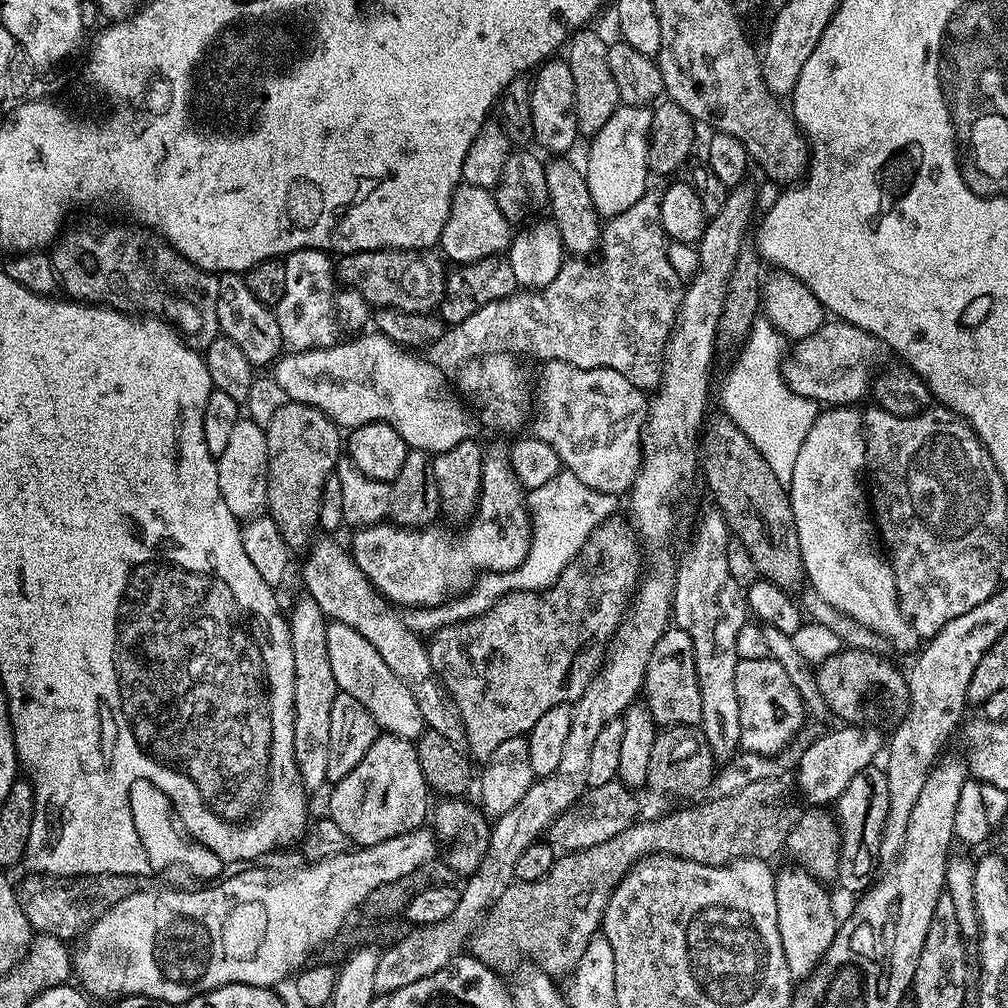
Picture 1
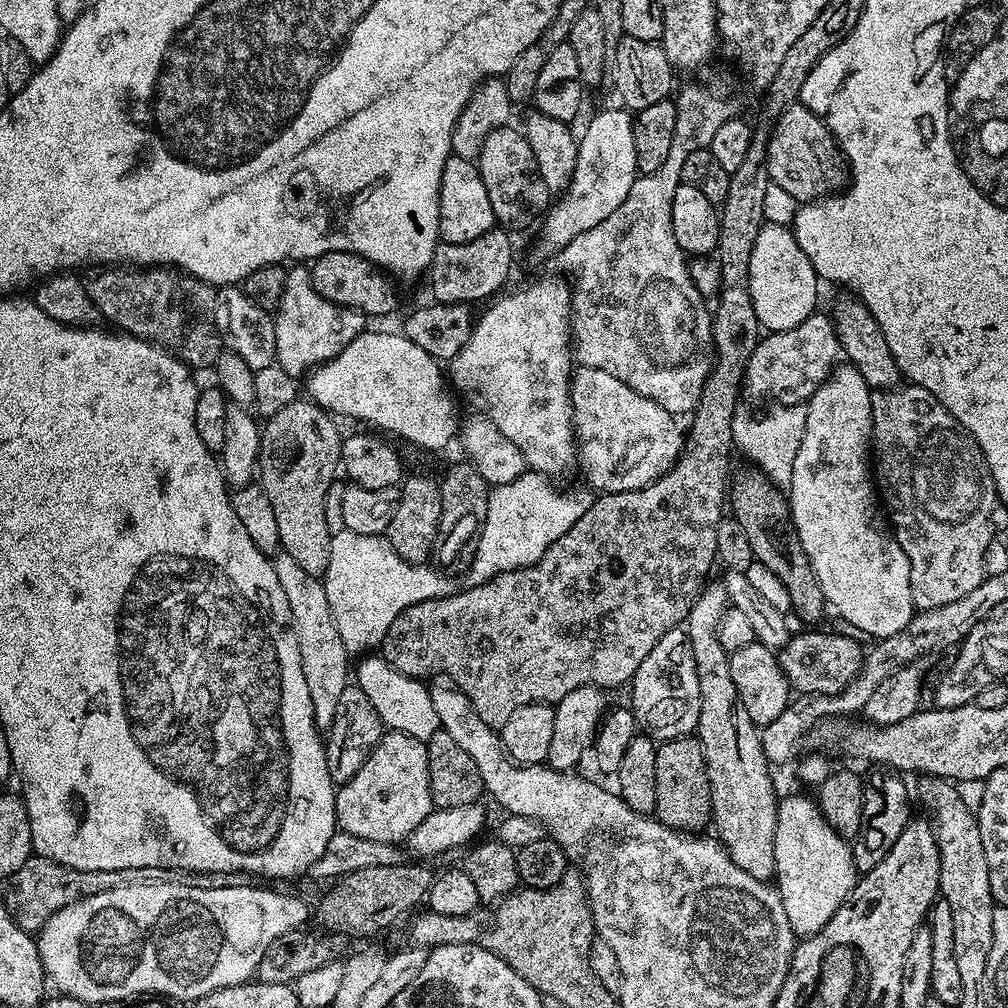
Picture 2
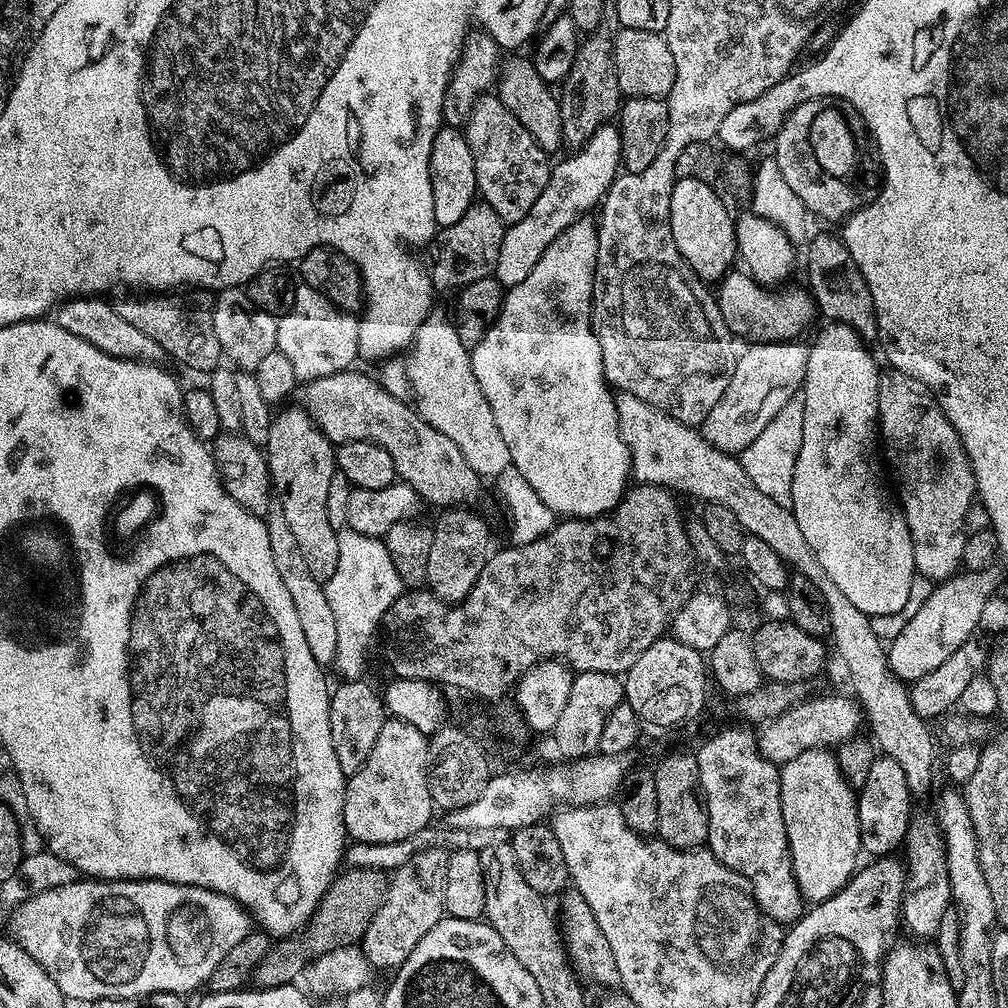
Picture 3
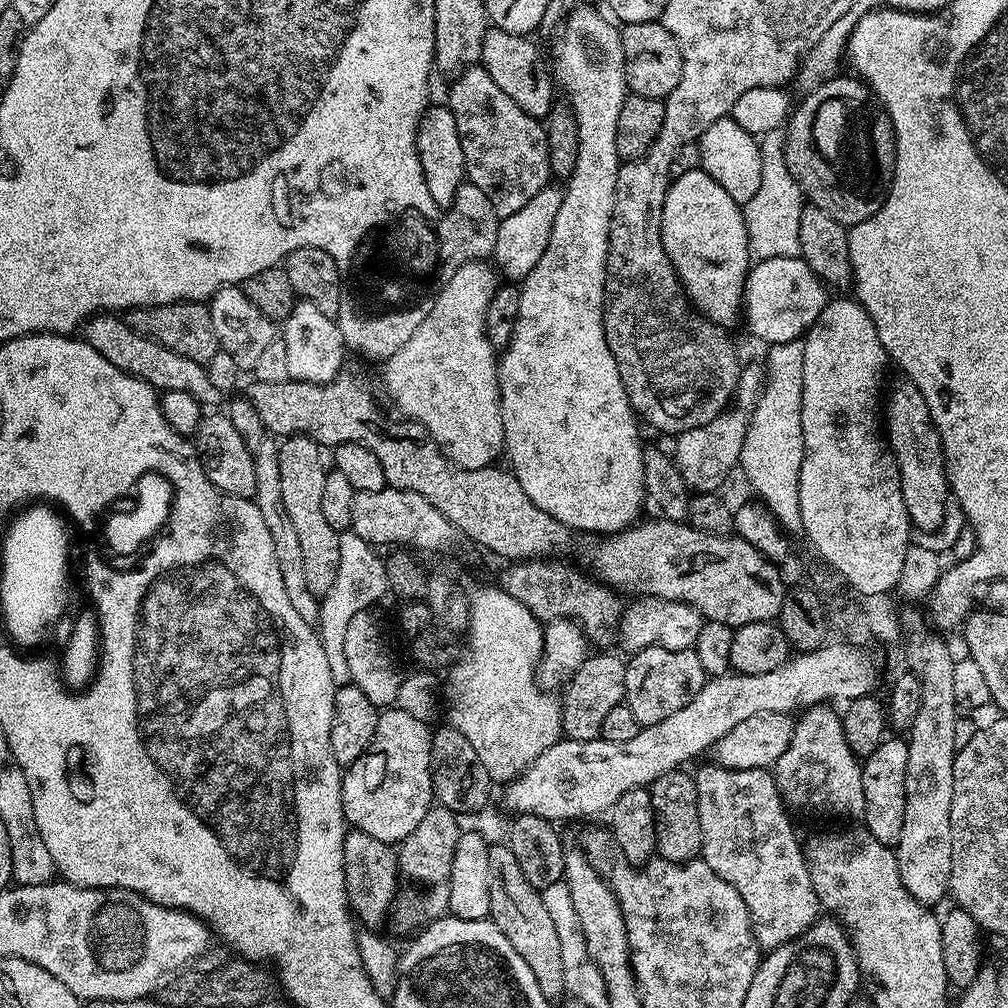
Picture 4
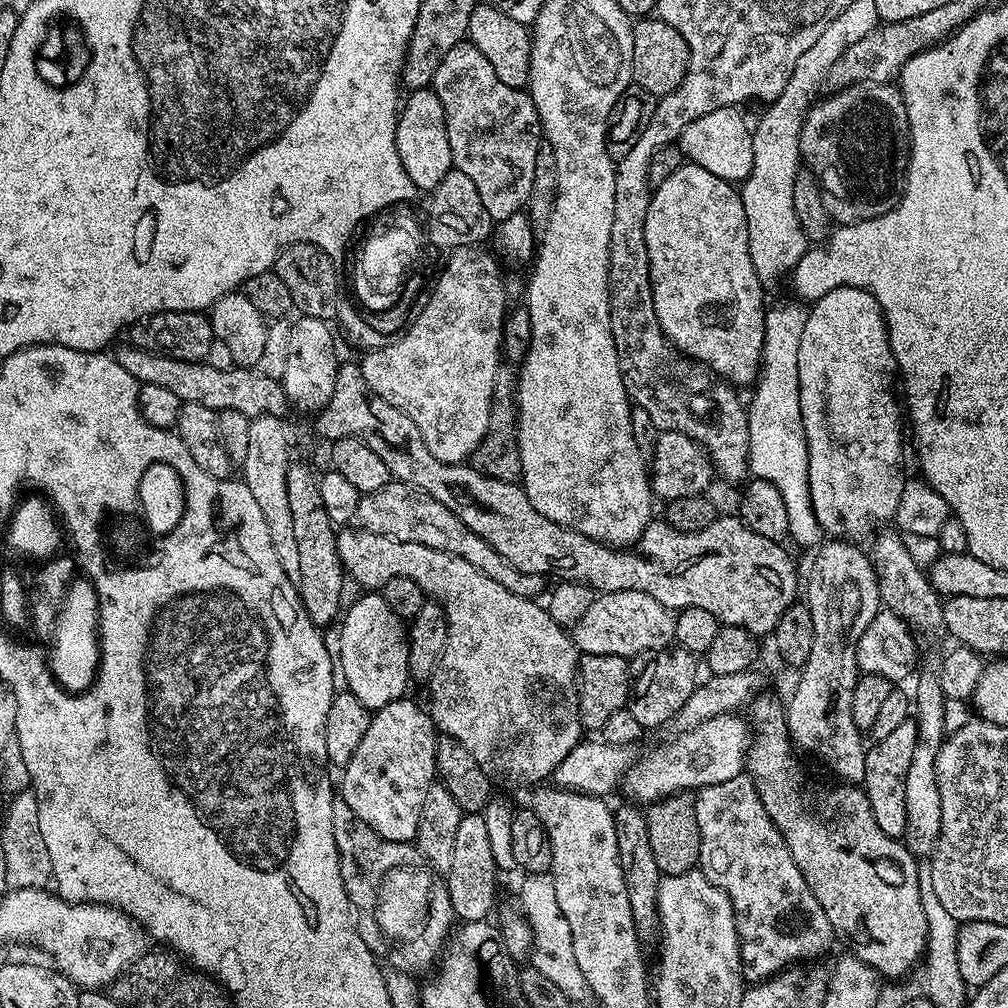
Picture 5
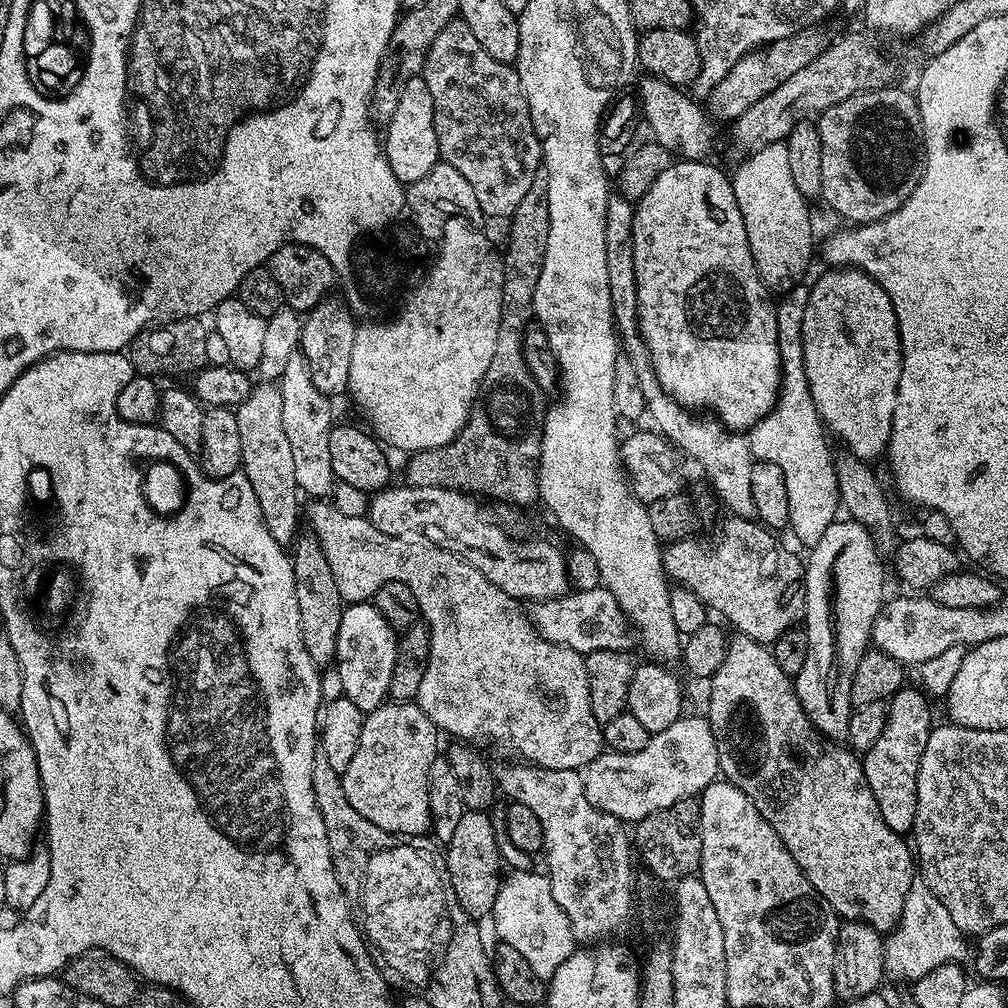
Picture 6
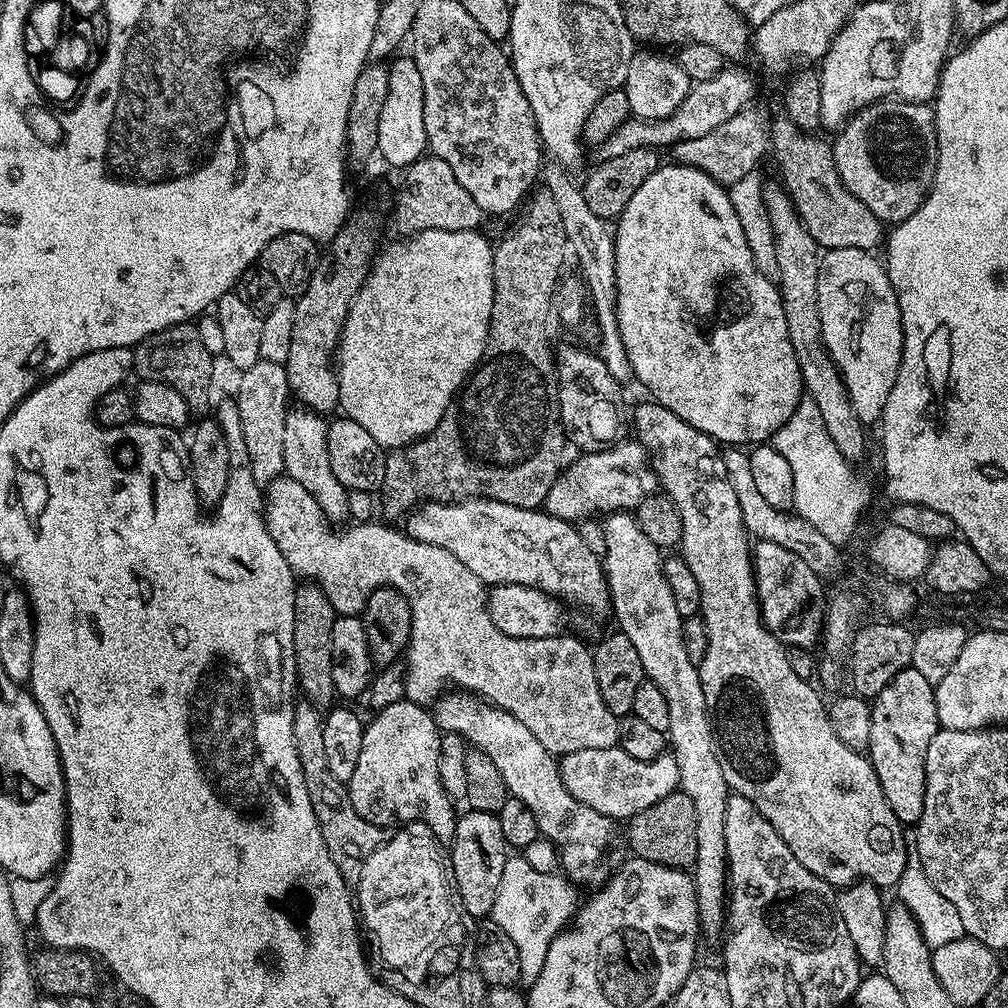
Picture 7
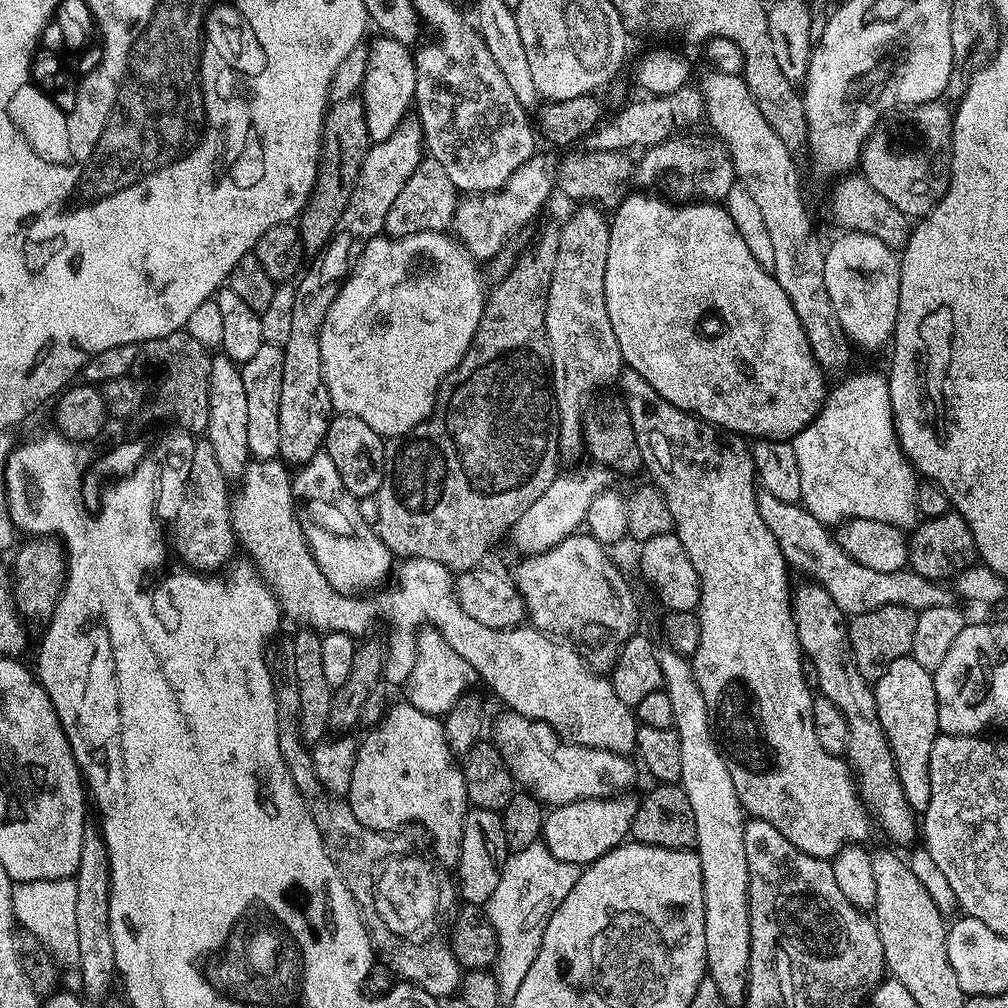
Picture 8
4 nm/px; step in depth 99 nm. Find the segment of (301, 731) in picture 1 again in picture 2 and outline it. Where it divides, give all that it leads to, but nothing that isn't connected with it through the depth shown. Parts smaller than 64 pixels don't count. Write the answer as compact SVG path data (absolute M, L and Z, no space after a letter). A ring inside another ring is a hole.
M286 550L277 551L271 561L290 606L292 633L298 642L298 658L302 658L302 675L306 678L306 690L310 692L314 722L317 729L327 730L334 722L342 690L350 686L350 653L342 642L342 634L338 634L330 602L326 602L323 579L306 574L306 570L302 570L302 566L298 566L298 562L294 562Z

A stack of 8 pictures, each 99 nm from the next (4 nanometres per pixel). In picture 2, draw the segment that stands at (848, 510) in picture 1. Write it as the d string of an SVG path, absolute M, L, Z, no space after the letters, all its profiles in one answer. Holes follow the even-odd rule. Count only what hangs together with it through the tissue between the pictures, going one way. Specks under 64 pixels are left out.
M848 362L841 363L833 368L827 380L806 401L808 413L806 414L806 434L802 434L802 446L798 446L798 458L794 458L794 474L792 475L792 487L787 489L786 499L790 505L792 525L796 527L798 538L802 542L802 550L806 550L806 558L810 558L810 566L814 566L814 574L824 591L825 601L845 620L852 624L855 630L864 630L868 637L877 641L890 638L906 630L914 615L912 591L910 590L910 558L906 558L906 550L898 546L895 535L890 531L890 525L882 511L881 501L878 499L878 489L874 483L874 464L870 459L872 452L872 394L873 389L868 387L866 378L858 374L858 370Z

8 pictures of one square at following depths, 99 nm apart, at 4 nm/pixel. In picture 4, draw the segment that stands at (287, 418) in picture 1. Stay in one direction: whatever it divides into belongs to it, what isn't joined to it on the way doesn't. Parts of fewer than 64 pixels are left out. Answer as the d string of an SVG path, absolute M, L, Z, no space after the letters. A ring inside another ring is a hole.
M289 436L279 445L278 471L282 478L282 502L302 545L306 586L318 598L323 598L334 586L338 574L340 532L326 522L322 510L322 486L326 483L326 466L320 457L321 445L308 436Z

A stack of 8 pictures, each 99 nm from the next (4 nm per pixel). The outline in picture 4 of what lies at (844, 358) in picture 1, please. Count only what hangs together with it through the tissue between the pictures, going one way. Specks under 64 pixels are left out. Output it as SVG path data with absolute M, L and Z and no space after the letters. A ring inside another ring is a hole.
M756 364L750 365L749 368L747 365L740 374L740 385L736 388L734 406L721 411L720 416L710 421L705 428L686 430L675 437L675 466L680 471L686 487L693 493L719 493L720 487L727 482L728 475L732 471L737 471L748 423L752 420L752 412L756 409L756 401L760 399L765 379L761 365L760 368Z

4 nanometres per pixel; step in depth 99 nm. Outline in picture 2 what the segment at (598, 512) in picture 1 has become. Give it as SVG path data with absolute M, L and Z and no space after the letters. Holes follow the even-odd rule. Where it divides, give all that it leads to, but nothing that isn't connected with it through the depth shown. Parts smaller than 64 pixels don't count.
M525 470L518 478L514 478L514 482L497 484L489 491L486 522L481 526L474 544L476 557L468 568L469 585L484 584L491 576L497 576L500 572L509 572L538 562L538 558L546 554L549 546L558 542L558 538L562 538L562 534L566 534L566 530L570 530L570 526L574 526L574 522L578 522L582 514L586 514L586 510L592 505L591 495L587 496L584 492L559 492L548 480L551 479L545 473ZM347 530L331 534L330 562L322 577L326 590L326 602L330 602L330 610L334 614L334 622L338 626L338 634L342 634L342 642L350 654L367 653L376 650L384 638L384 632L398 618L402 610L414 606L418 602L438 600L442 596L451 596L457 591L458 585L444 576L436 576L437 569L429 566L407 564L390 546L387 535L367 536L354 534Z

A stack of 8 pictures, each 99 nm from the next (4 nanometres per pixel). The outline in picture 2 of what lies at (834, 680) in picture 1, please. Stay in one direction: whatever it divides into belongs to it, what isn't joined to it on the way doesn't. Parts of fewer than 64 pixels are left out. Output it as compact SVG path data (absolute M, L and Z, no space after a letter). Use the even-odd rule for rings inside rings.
M805 630L792 634L783 648L779 649L778 659L784 676L788 679L789 685L796 688L800 694L828 694L838 695L839 692L859 673L865 655L862 644L856 640L855 635L843 636L840 632L816 632L820 630Z

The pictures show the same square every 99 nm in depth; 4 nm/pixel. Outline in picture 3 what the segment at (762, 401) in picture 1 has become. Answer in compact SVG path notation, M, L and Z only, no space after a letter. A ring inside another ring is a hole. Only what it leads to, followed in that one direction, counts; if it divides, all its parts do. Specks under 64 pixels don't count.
M799 399L791 400L774 418L774 422L770 422L770 426L766 426L766 430L762 430L762 434L758 434L758 438L754 438L754 442L750 442L750 446L746 446L746 450L739 453L738 456L740 465L746 470L750 482L754 482L754 486L758 486L758 490L762 490L762 494L766 494L766 498L774 498L774 502L779 504L791 505L792 502L794 466L798 462L798 450L802 450L803 413L803 403Z

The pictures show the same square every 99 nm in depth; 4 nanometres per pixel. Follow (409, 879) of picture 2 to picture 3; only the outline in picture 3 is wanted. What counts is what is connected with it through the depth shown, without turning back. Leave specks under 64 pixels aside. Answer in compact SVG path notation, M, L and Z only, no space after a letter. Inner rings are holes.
M349 867L344 871L333 879L315 914L308 919L303 929L287 938L277 939L273 943L276 945L265 956L263 953L259 957L254 973L257 989L296 984L312 960L339 947L359 945L363 941L370 918L374 918L374 914L378 914L378 906L384 904L389 877L378 869Z

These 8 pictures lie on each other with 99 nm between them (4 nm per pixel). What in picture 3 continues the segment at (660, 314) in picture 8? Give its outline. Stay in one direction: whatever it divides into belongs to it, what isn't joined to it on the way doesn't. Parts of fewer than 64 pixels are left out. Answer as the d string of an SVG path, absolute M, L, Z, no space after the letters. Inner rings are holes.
M698 178L677 179L670 194L670 230L678 254L705 282L719 282L737 263L736 220L711 183Z

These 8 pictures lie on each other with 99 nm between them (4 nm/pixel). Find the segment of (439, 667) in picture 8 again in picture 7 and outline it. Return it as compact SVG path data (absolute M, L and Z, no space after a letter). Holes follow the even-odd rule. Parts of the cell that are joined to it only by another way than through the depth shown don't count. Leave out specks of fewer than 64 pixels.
M452 690L441 695L435 701L434 715L437 728L444 732L457 732L475 751L486 754L494 762L494 766L498 766L498 774L502 774L502 782L506 782L509 797L526 802L526 806L530 806L540 827L540 836L555 844L559 852L559 867L573 884L581 889L595 890L608 882L613 871L626 859L626 836L621 825L608 816L598 814L598 810L590 810L590 806L578 802L578 798L574 798L570 790L566 790L566 782L560 773L557 757L548 752L546 746L542 746L542 742L534 738L534 734L530 734L527 726L522 726L522 722L518 722L514 714L463 690Z

